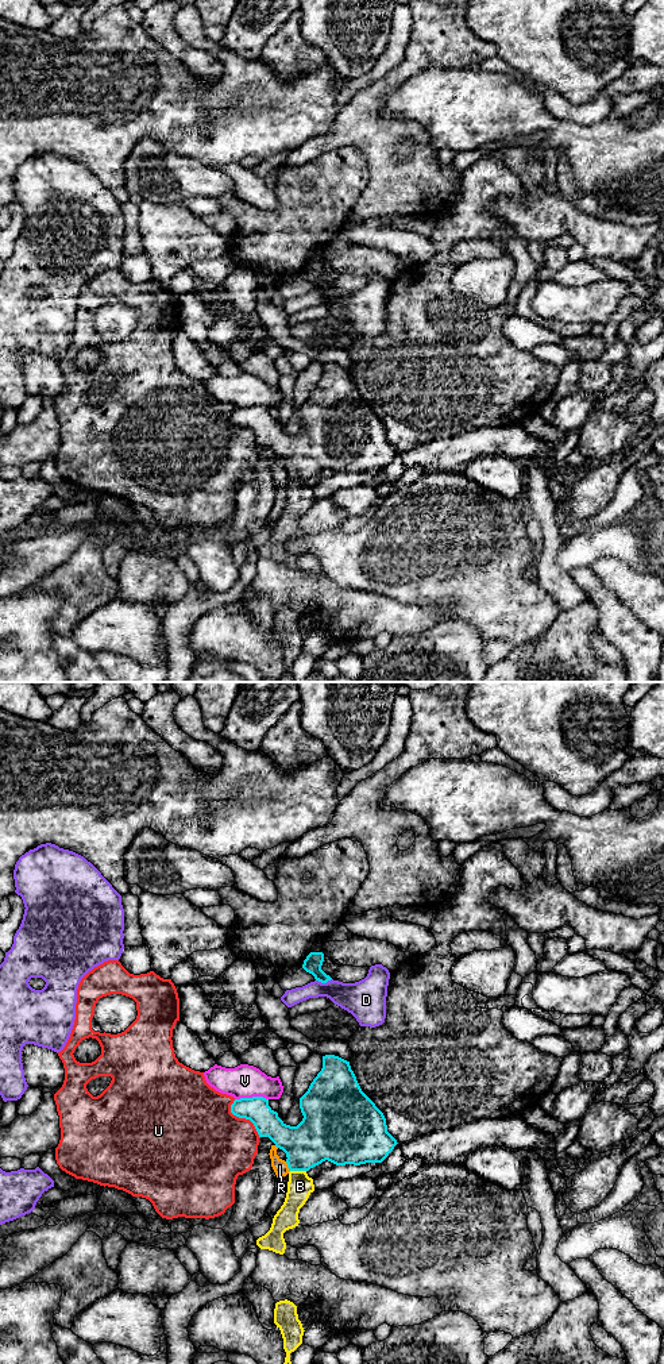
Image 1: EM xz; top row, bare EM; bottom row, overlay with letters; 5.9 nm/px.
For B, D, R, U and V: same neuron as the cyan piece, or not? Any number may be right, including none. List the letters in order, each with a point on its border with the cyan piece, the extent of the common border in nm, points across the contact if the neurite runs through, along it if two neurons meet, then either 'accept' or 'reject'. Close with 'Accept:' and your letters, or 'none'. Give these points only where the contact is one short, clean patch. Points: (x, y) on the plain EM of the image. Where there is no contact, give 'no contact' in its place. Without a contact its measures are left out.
B: xz (298, 478) | 100 nm | along xz (290, 478), (305, 480) | reject
D: xz (323, 291) | 100 nm | reject
R: xz (288, 474) | 70 nm | reject
U: xz (243, 426) | 280 nm | reject
V: xz (253, 405) | 200 nm | reject
Accept: none

